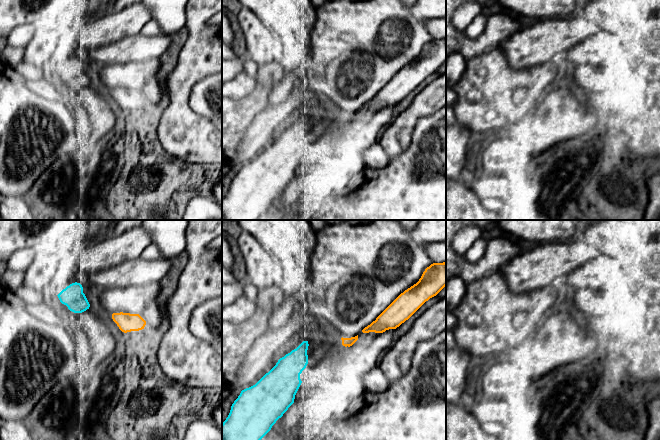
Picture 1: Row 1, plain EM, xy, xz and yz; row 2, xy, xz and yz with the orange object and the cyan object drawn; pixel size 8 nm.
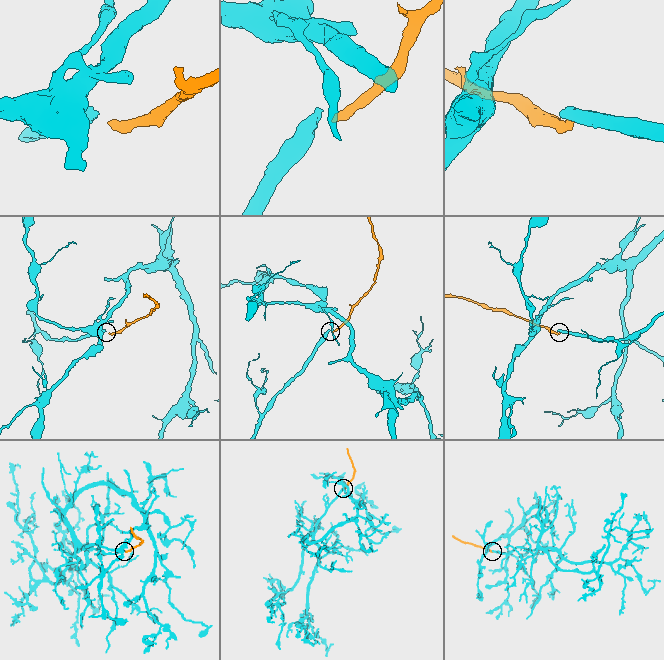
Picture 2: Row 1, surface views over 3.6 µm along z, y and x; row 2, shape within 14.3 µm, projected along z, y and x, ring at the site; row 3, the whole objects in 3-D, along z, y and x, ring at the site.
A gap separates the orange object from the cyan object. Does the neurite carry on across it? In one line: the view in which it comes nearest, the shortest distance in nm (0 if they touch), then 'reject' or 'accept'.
view xy; gap 190 nm; reject

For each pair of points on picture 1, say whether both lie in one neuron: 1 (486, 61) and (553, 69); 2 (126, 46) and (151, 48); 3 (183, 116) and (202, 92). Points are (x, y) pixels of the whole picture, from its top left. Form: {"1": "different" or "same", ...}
{"1": "same", "2": "same", "3": "different"}

